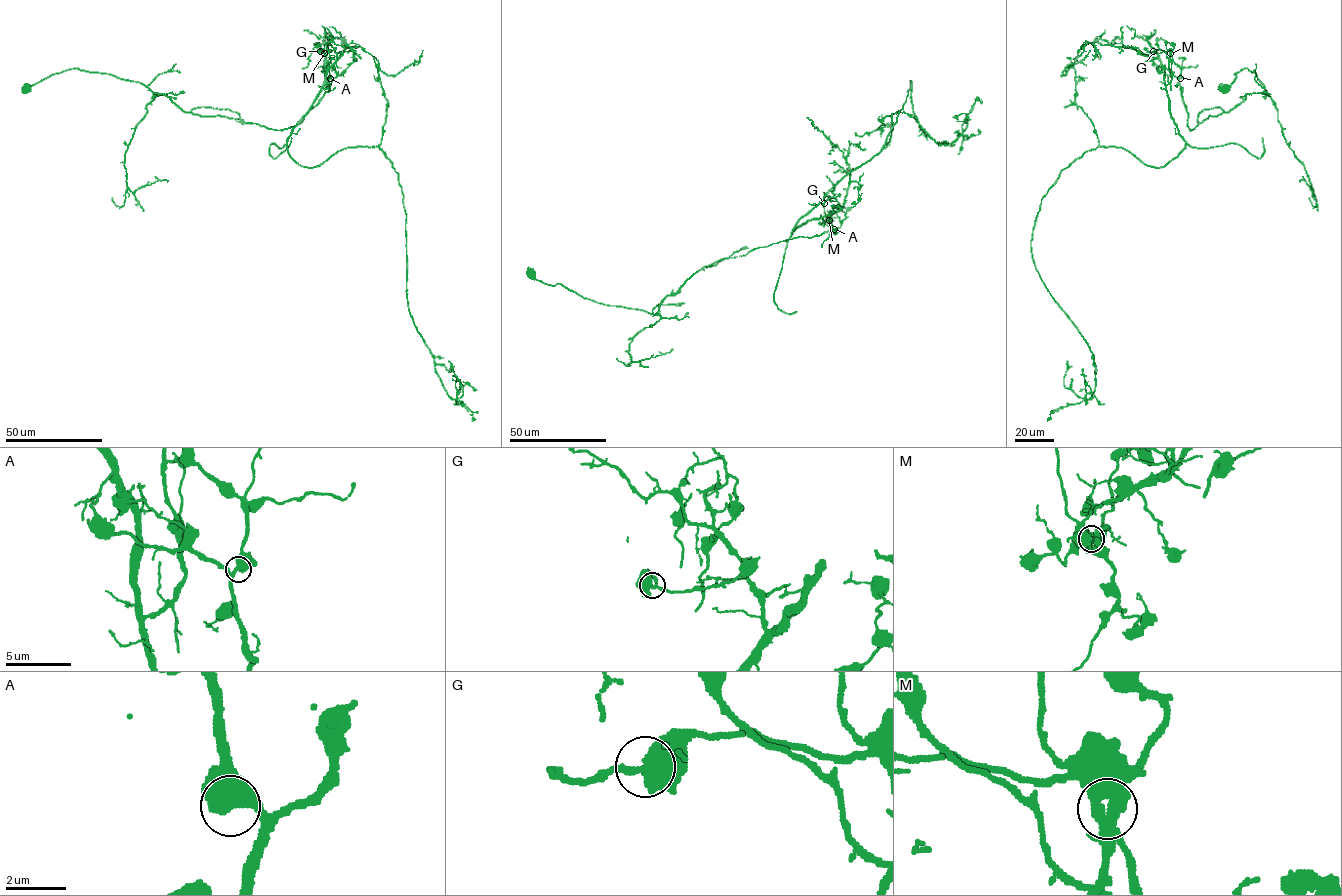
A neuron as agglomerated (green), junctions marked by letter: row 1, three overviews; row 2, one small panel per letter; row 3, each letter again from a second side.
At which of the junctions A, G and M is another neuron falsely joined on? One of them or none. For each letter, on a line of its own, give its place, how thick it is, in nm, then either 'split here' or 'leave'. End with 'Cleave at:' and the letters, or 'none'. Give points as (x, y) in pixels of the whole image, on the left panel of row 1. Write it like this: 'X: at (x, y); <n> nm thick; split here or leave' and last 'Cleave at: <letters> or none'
A: at (330, 78); 550 nm thick; leave
G: at (320, 51); 500 nm thick; leave
M: at (324, 53); 500 nm thick; split here
Cleave at: M

